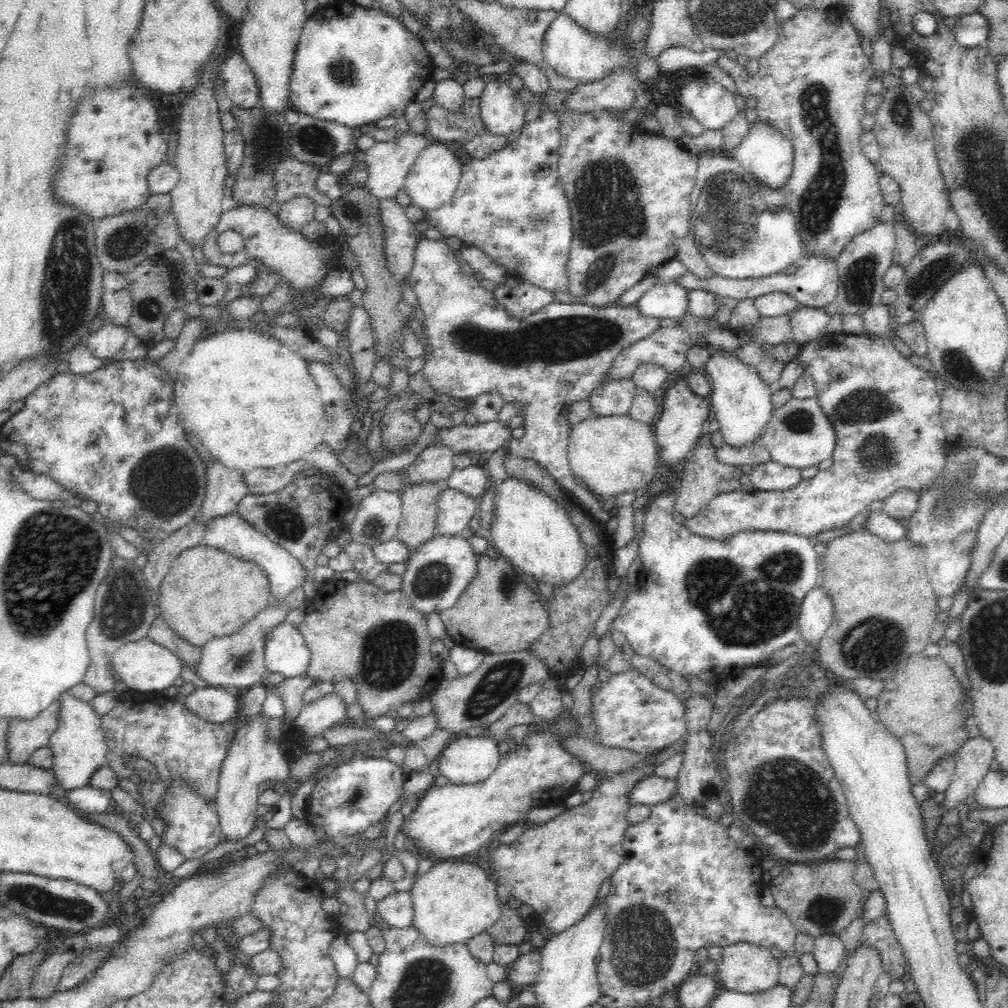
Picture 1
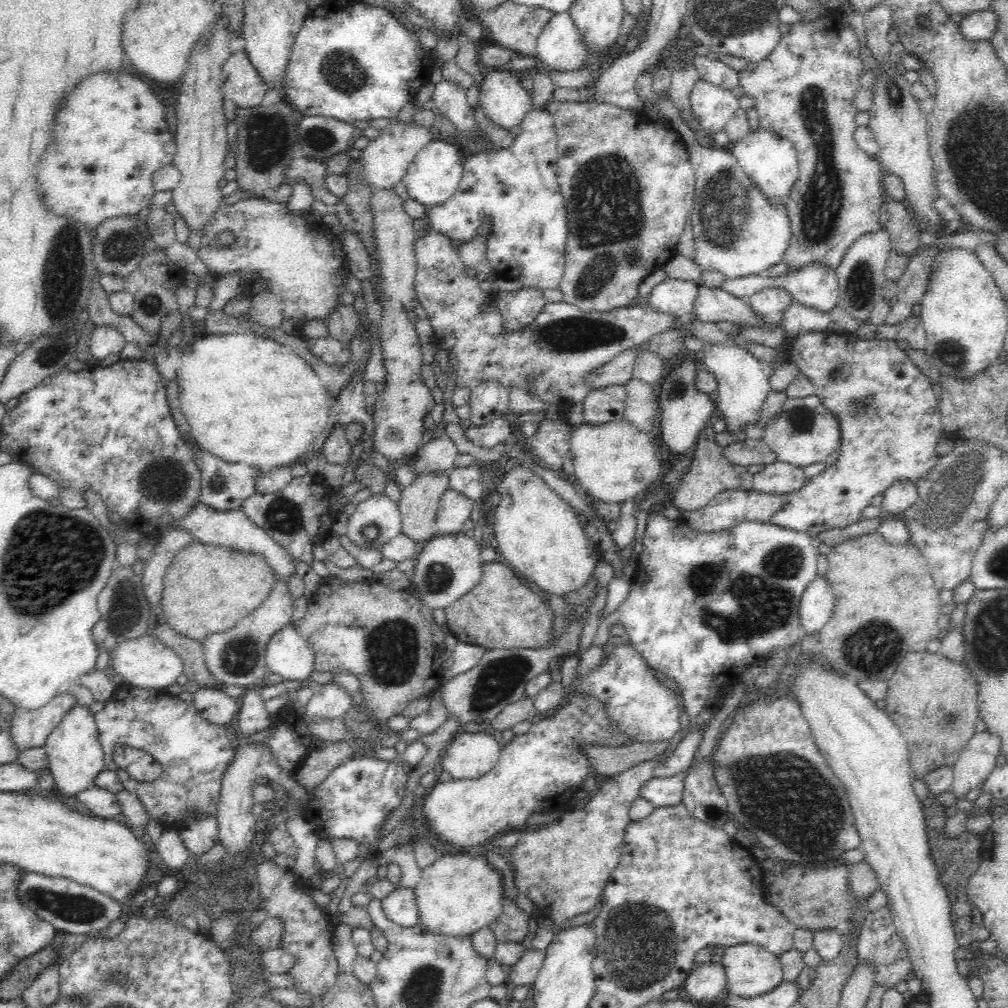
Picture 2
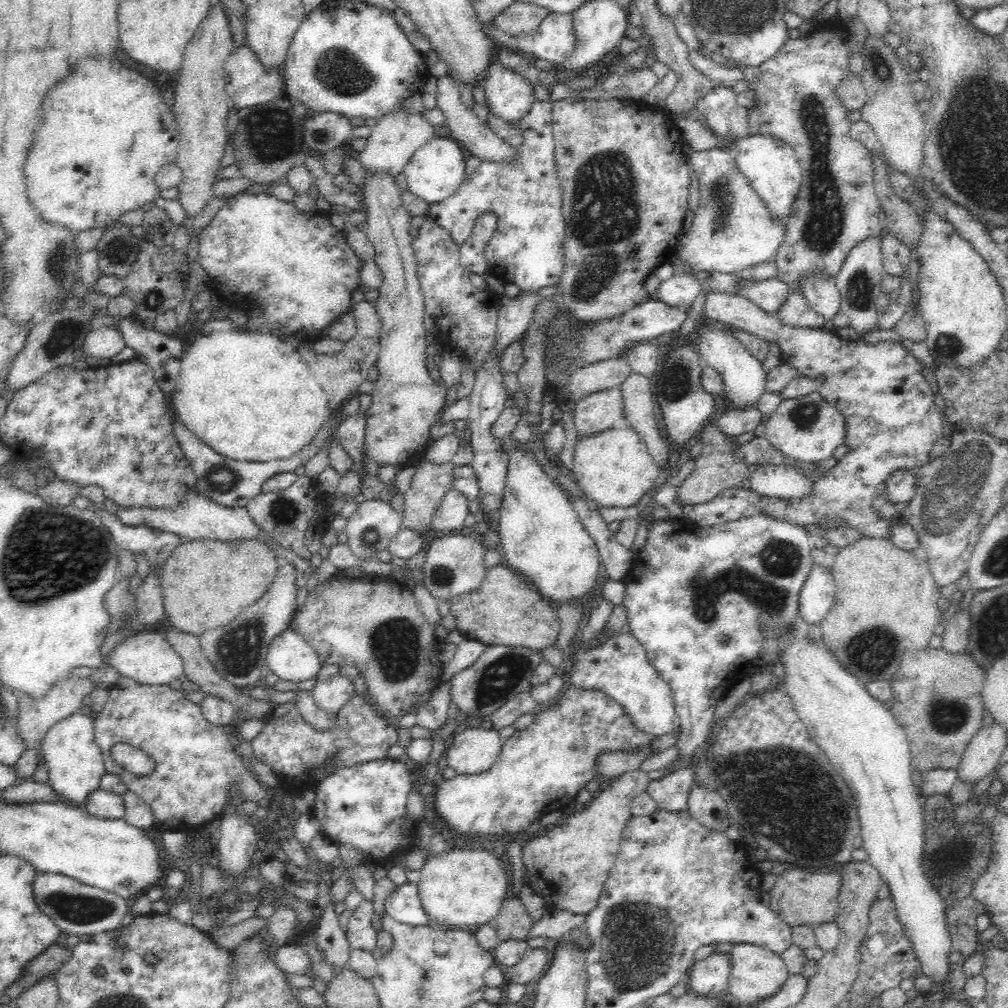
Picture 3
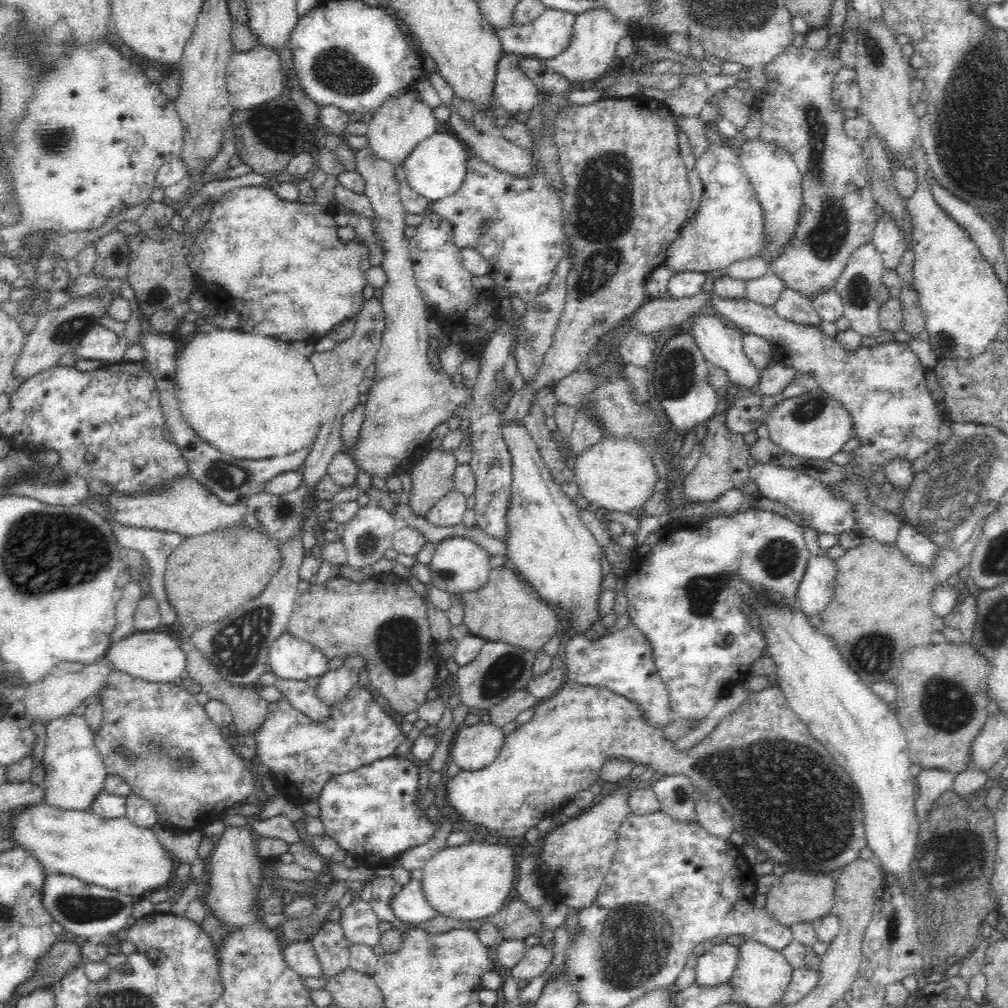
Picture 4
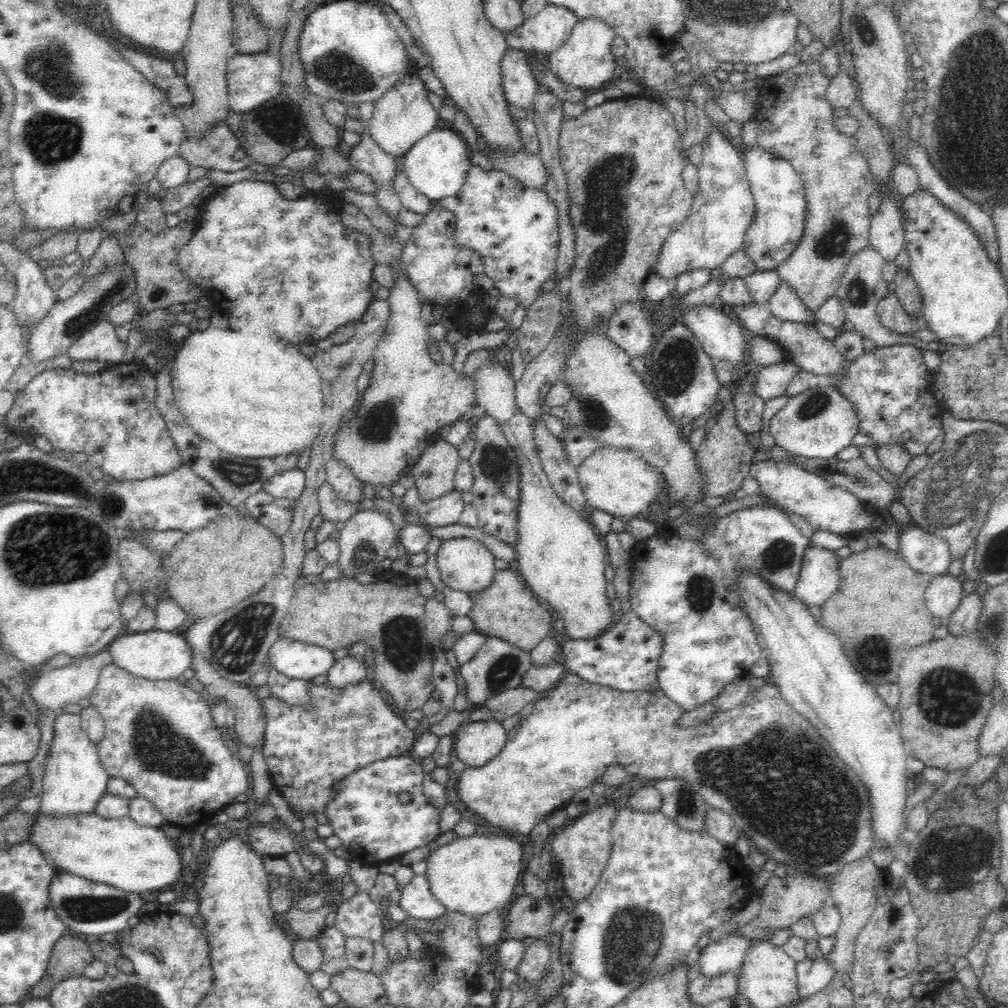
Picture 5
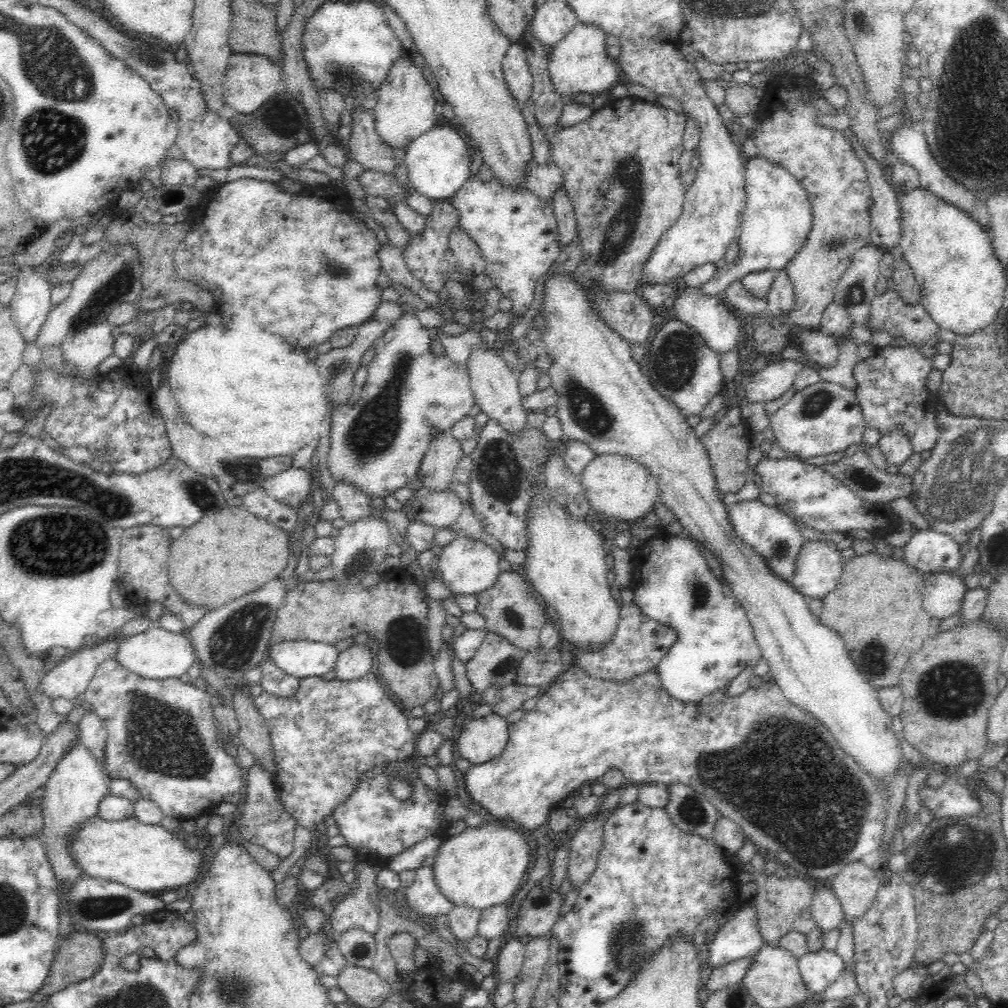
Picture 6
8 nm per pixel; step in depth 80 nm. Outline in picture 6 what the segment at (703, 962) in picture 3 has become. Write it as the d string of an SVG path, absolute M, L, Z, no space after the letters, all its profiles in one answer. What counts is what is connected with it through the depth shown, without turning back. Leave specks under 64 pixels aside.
M744 906L717 934L709 938L708 965L710 969L751 957L763 948L763 939L757 928L757 909Z

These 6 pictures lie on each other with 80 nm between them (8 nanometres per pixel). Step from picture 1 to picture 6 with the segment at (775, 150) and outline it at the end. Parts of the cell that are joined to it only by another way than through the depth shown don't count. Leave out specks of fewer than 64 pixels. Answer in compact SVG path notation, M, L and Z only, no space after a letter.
M756 154L754 158L744 159L746 208L741 214L739 238L740 254L731 265L726 265L716 271L707 283L701 284L698 289L706 296L722 296L724 290L735 280L751 272L763 270L780 271L794 258L812 226L812 206L808 195L798 179L790 174L786 168L766 160Z

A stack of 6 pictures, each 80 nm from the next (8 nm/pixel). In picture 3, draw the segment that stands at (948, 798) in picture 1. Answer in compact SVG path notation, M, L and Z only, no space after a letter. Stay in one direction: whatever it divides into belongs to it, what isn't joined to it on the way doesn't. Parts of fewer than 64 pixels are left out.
M998 723L982 727L964 748L962 760L955 769L957 779L974 785L1000 766L999 758L1006 748L1006 729Z

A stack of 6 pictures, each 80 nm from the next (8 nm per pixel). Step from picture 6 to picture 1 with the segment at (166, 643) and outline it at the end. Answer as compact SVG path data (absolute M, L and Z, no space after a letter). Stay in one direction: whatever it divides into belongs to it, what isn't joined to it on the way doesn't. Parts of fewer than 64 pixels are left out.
M144 637L124 644L114 652L111 658L111 670L122 679L124 689L132 689L141 693L150 691L166 692L172 688L173 682L180 677L183 663L170 649Z

